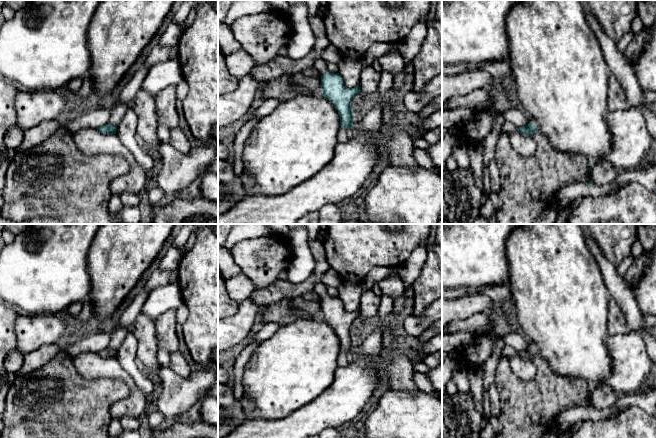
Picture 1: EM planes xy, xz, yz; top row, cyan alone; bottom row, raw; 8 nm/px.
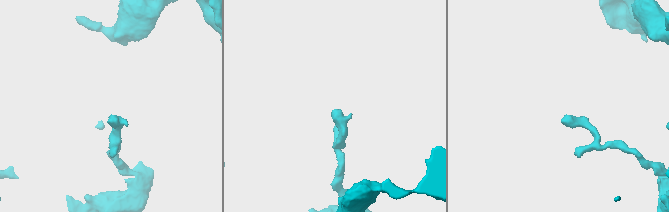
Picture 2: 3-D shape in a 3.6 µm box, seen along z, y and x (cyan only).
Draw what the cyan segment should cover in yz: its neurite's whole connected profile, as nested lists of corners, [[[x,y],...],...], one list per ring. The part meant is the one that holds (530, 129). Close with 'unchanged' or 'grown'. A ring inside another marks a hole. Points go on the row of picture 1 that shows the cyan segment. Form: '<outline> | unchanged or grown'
[[[506,121],[503,124],[501,134],[508,134],[518,131],[519,133],[527,136],[533,136],[534,133],[538,132],[536,124],[533,122],[531,124],[525,125],[523,127],[516,128],[512,123]]] | grown

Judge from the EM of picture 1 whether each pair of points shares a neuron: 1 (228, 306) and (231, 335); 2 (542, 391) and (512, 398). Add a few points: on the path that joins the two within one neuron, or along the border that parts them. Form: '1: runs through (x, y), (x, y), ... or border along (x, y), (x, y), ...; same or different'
1: border along (239, 305), (239, 308), (228, 317); different
2: runs through (535, 398), (519, 398); same

